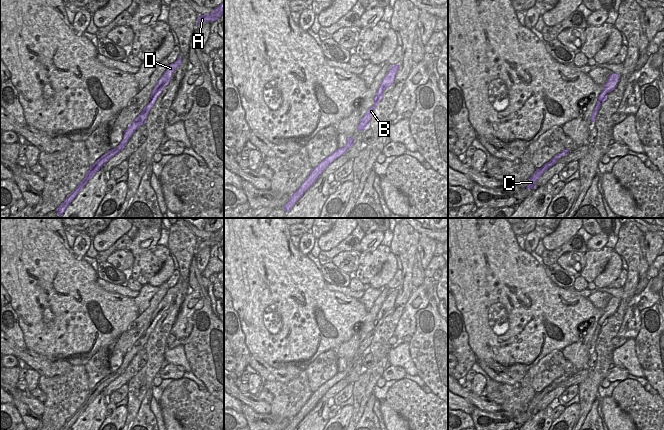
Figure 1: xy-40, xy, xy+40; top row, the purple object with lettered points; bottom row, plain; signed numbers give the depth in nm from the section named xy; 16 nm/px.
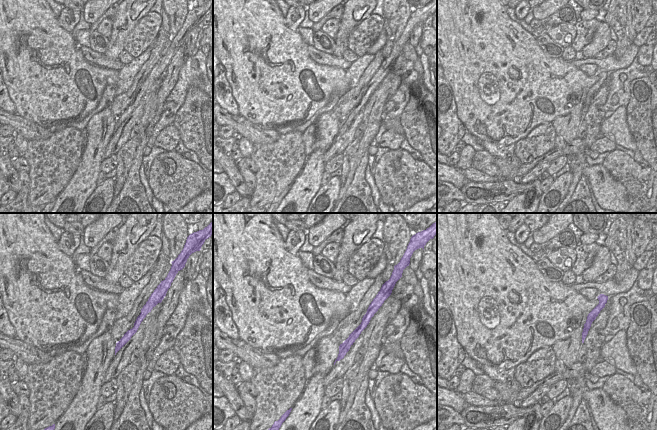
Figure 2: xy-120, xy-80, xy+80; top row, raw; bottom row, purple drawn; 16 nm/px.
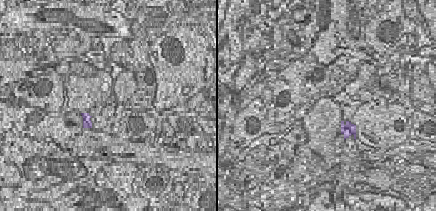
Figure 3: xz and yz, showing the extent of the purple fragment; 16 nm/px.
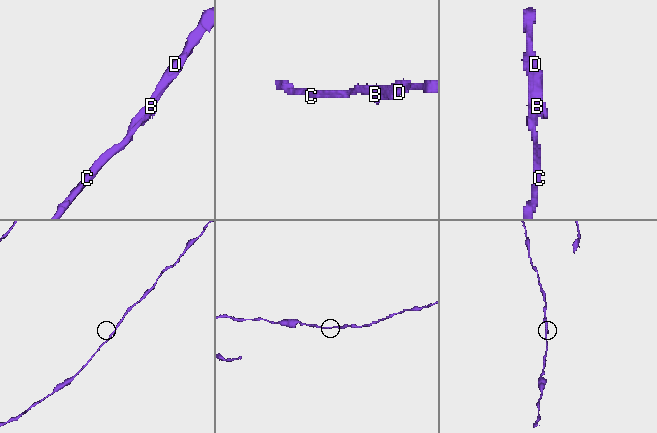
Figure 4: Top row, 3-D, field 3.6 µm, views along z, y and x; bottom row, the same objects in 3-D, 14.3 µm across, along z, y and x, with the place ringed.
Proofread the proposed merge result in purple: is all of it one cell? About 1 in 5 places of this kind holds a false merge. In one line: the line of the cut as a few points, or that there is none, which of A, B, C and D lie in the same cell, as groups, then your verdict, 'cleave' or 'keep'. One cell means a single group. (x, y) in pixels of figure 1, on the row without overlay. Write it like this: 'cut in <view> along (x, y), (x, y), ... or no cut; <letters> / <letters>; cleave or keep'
no cut; A B C D; keep

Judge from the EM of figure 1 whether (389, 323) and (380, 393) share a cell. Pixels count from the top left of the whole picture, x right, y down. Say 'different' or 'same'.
different

